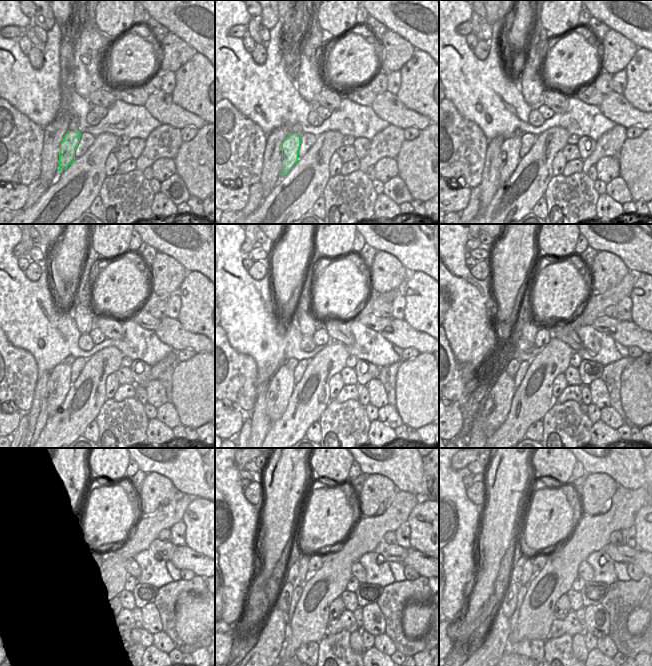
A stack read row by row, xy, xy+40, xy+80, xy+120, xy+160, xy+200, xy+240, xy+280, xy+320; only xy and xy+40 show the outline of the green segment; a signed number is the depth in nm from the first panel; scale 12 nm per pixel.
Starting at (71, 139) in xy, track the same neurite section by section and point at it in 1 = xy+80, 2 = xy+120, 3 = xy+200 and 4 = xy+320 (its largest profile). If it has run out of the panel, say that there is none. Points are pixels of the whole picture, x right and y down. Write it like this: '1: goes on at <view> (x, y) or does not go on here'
1: goes on at xy+80 (509, 153)
2: goes on at xy+120 (59, 383)
3: goes on at xy+200 (496, 404)
4: goes on at xy+320 (491, 649)

